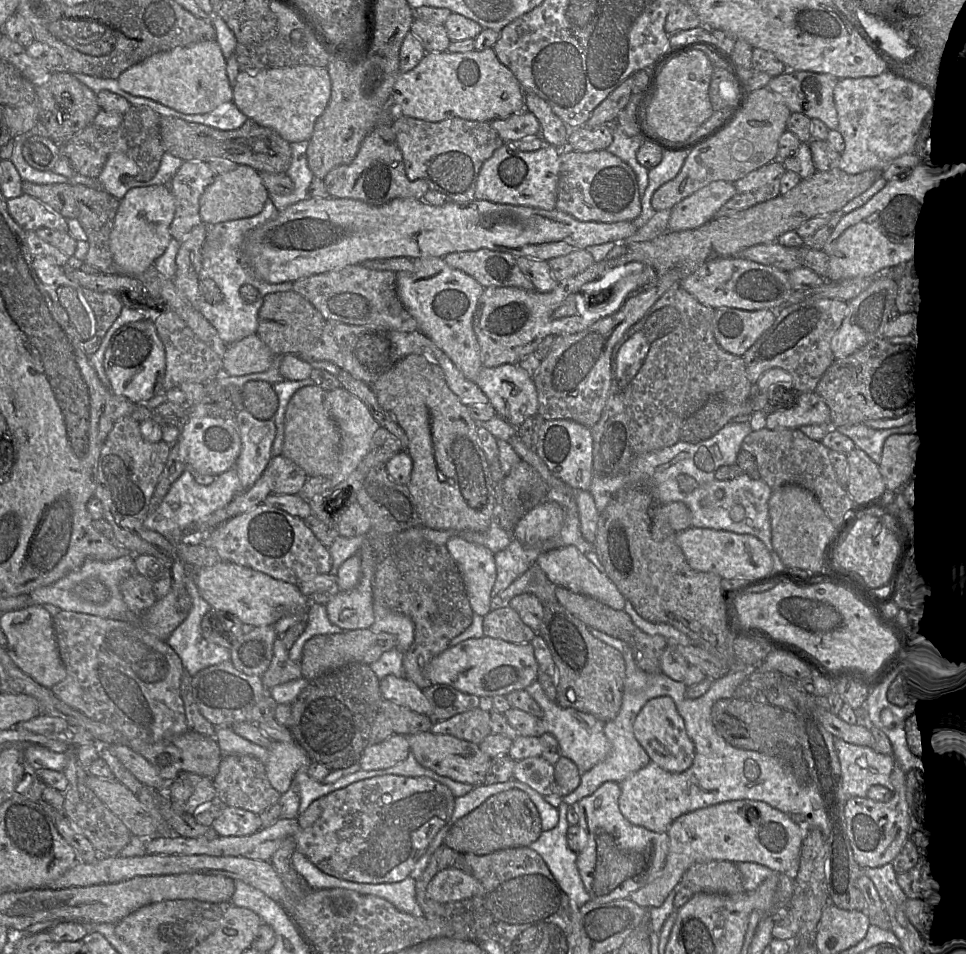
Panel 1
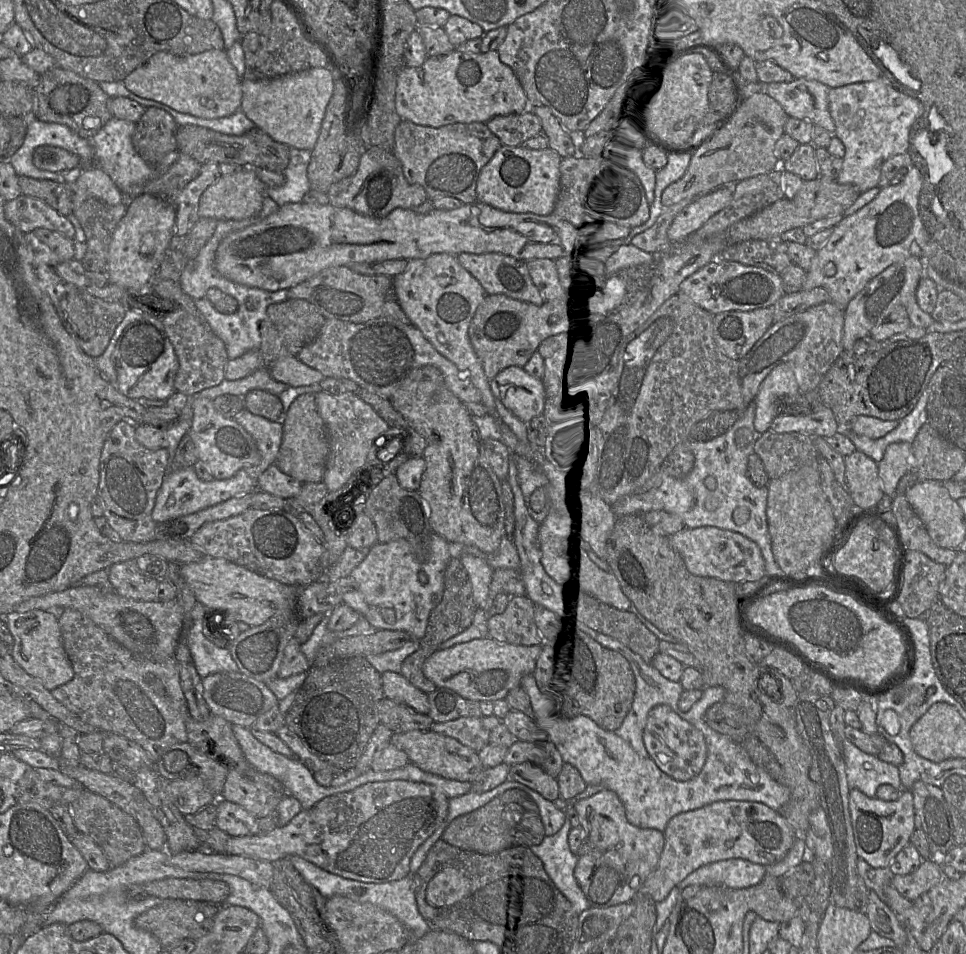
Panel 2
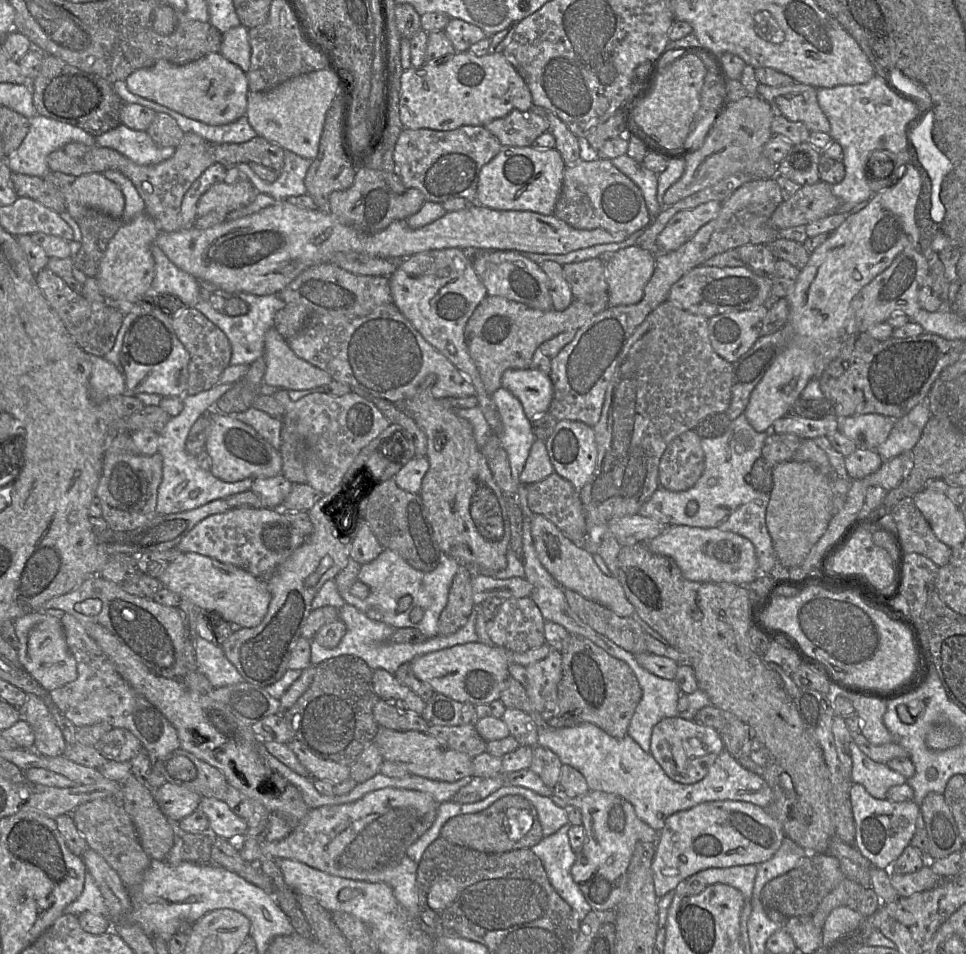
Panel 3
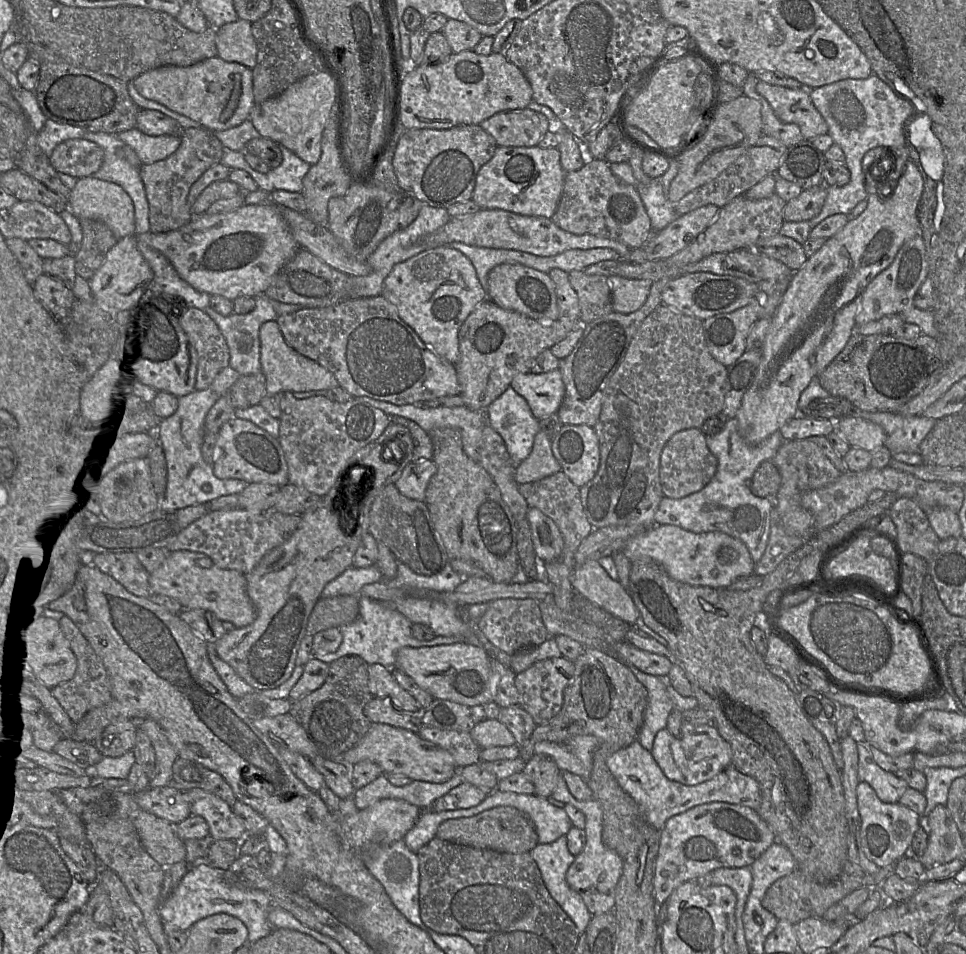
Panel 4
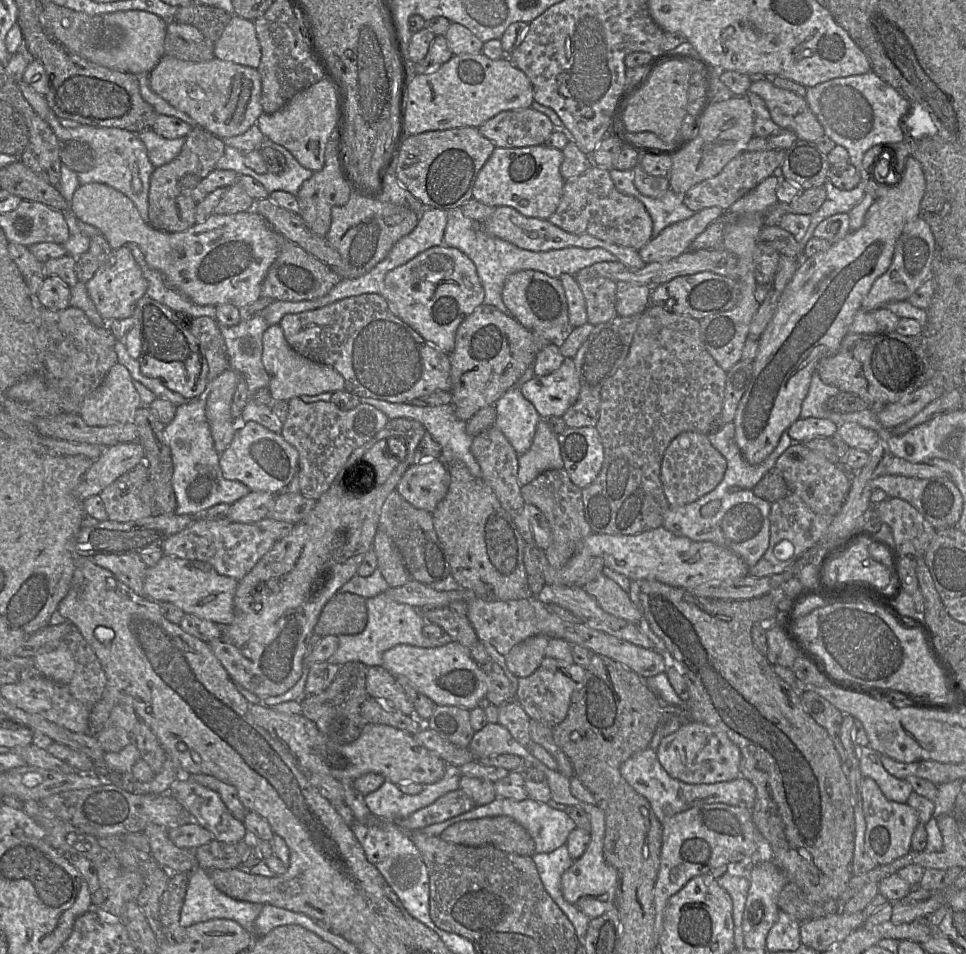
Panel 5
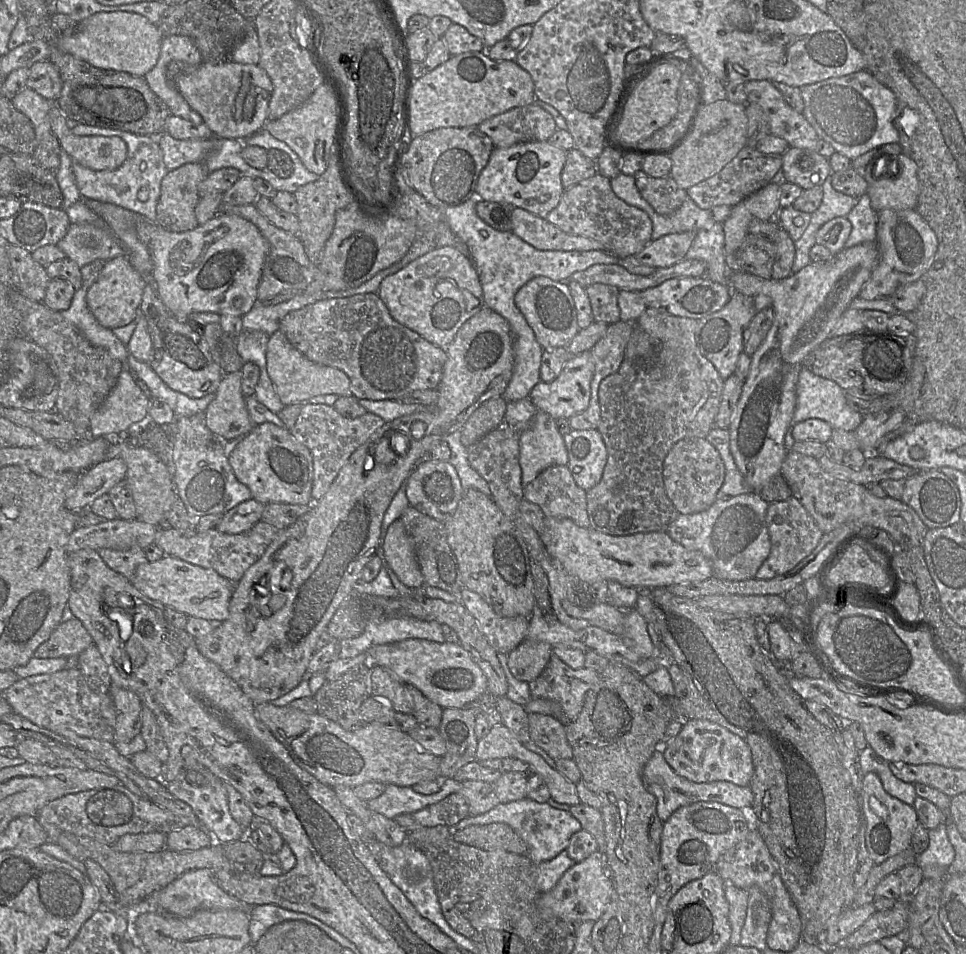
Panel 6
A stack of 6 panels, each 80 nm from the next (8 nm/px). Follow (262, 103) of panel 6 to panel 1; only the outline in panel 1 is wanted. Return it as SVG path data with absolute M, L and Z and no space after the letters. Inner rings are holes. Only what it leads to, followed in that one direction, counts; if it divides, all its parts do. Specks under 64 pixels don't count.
M215 40L154 54L124 71L117 82L122 90L133 96L149 98L188 115L210 113L233 101L226 60Z

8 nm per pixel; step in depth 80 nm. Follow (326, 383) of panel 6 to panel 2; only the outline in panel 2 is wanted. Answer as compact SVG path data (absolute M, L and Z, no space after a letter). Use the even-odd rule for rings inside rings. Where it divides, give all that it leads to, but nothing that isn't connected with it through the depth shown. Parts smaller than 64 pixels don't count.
M285 355L270 364L271 377L288 387L319 384L323 374L301 362L297 356Z

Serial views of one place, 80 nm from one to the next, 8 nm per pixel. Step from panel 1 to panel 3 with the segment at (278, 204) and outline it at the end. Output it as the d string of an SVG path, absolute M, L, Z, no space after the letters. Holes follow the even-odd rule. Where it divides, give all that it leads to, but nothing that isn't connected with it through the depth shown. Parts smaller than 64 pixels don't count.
M285 150L284 166L278 173L277 179L272 183L264 181L257 176L248 163L240 163L235 167L244 174L257 192L267 194L276 201L285 201L289 197L307 194L305 177L311 162L310 159Z

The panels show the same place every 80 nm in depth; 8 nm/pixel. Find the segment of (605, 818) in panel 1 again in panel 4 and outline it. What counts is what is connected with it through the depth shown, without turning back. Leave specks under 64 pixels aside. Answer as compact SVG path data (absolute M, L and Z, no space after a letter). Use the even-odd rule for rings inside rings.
M562 773L552 793L552 797L576 807L583 812L586 818L586 843L566 873L568 885L581 895L592 915L614 912L616 888L622 874L623 863L620 856L606 847L602 841L603 809L601 804L596 799L580 801L574 798L562 777Z

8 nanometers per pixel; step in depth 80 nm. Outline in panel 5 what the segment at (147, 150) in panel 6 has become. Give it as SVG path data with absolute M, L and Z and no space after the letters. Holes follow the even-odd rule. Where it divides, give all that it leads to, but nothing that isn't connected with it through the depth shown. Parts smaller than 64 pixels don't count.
M87 125L57 128L53 129L53 132L62 143L75 140L85 142L91 147L94 166L89 171L77 173L80 185L102 183L120 191L134 203L143 221L149 223L148 195L150 178L155 167L149 160L144 143L136 133L120 128Z

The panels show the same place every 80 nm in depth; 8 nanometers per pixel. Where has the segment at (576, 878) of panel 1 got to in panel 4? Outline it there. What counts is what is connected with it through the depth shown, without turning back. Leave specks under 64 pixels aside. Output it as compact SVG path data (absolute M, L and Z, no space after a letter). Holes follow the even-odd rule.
M563 835L552 843L539 843L529 853L537 863L552 898L572 919L580 935L585 933L593 915L581 895L566 880L566 873L576 858L568 849L567 836Z

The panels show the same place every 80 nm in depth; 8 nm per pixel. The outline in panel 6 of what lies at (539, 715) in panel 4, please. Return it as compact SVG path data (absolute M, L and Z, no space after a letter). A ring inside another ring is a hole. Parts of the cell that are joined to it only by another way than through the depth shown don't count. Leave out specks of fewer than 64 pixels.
M552 654L543 672L529 682L529 689L532 698L559 702L570 723L581 712L586 694L599 680L599 673L595 670L572 669Z

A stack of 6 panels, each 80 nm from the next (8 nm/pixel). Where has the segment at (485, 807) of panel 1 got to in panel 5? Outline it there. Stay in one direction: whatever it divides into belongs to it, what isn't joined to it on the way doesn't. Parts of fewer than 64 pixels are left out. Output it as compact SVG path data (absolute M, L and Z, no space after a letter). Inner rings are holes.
M509 816L459 821L448 826L439 836L444 841L466 846L492 845L508 853L531 857L535 853L530 834Z

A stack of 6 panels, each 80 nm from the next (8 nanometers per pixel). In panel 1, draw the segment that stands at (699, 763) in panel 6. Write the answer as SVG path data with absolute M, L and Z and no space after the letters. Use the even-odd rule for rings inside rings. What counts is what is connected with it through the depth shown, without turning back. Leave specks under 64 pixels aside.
M670 696L649 700L637 715L633 724L633 732L651 761L662 769L671 773L681 773L692 765L695 745L688 736L684 720Z

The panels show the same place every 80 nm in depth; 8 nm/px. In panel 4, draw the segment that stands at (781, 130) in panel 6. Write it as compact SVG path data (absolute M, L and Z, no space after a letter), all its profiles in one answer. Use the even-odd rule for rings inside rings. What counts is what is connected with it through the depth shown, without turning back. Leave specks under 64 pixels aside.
M758 81L756 91L767 100L779 120L799 126L803 139L828 133L828 125L815 108L808 89L789 89Z

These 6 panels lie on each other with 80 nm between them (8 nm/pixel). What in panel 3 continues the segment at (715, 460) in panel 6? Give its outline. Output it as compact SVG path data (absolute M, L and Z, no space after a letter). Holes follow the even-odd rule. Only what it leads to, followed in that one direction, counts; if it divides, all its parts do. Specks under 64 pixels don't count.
M689 430L670 442L660 459L660 486L679 492L695 485L705 468L701 439L694 430Z

